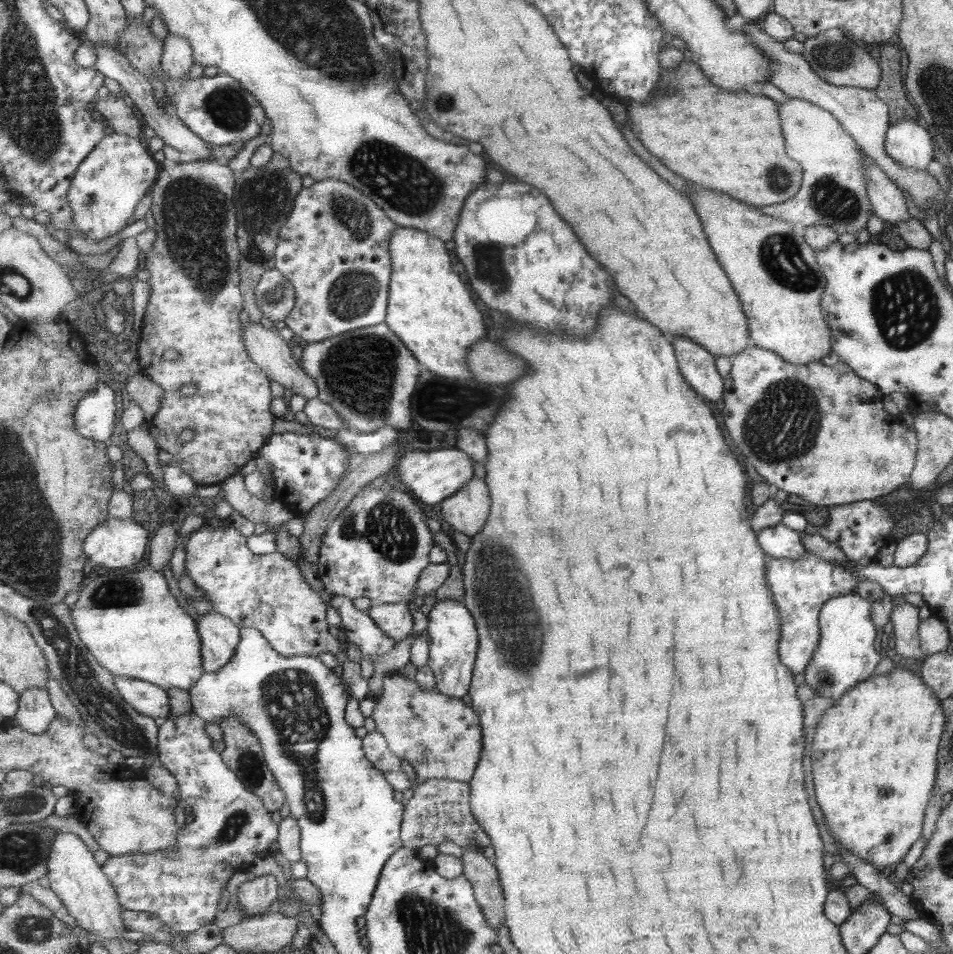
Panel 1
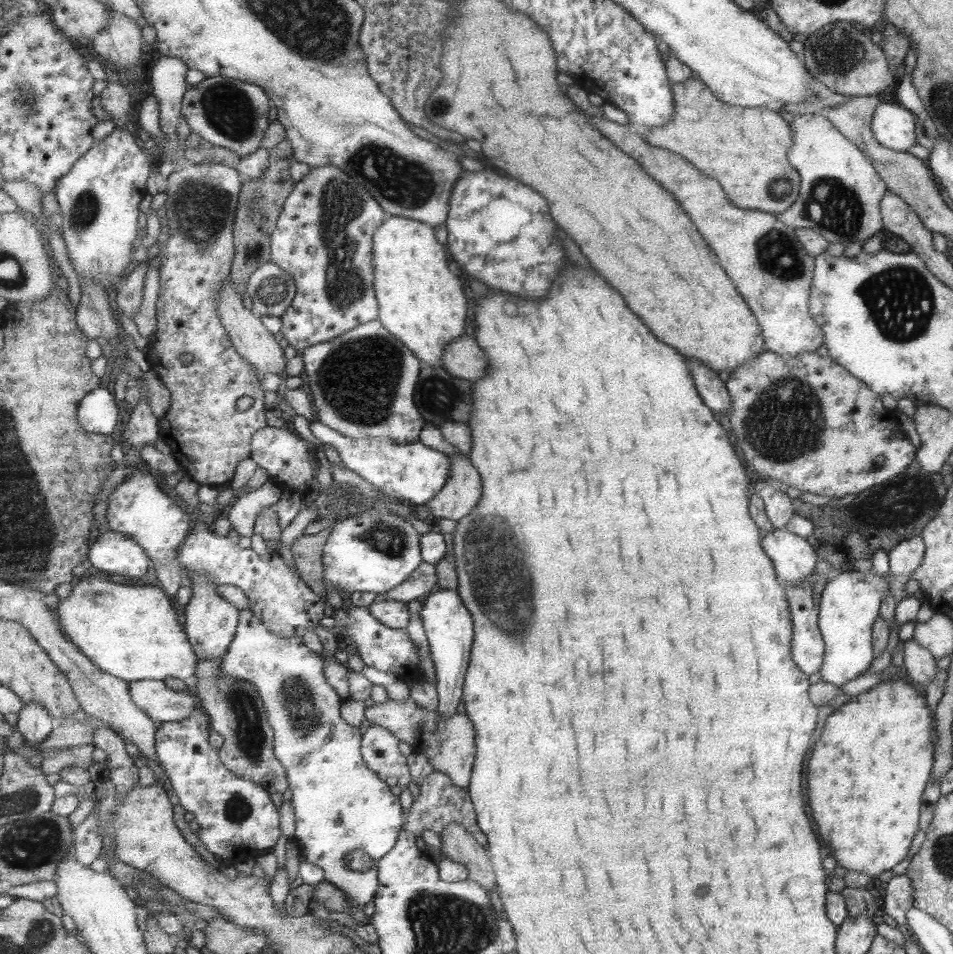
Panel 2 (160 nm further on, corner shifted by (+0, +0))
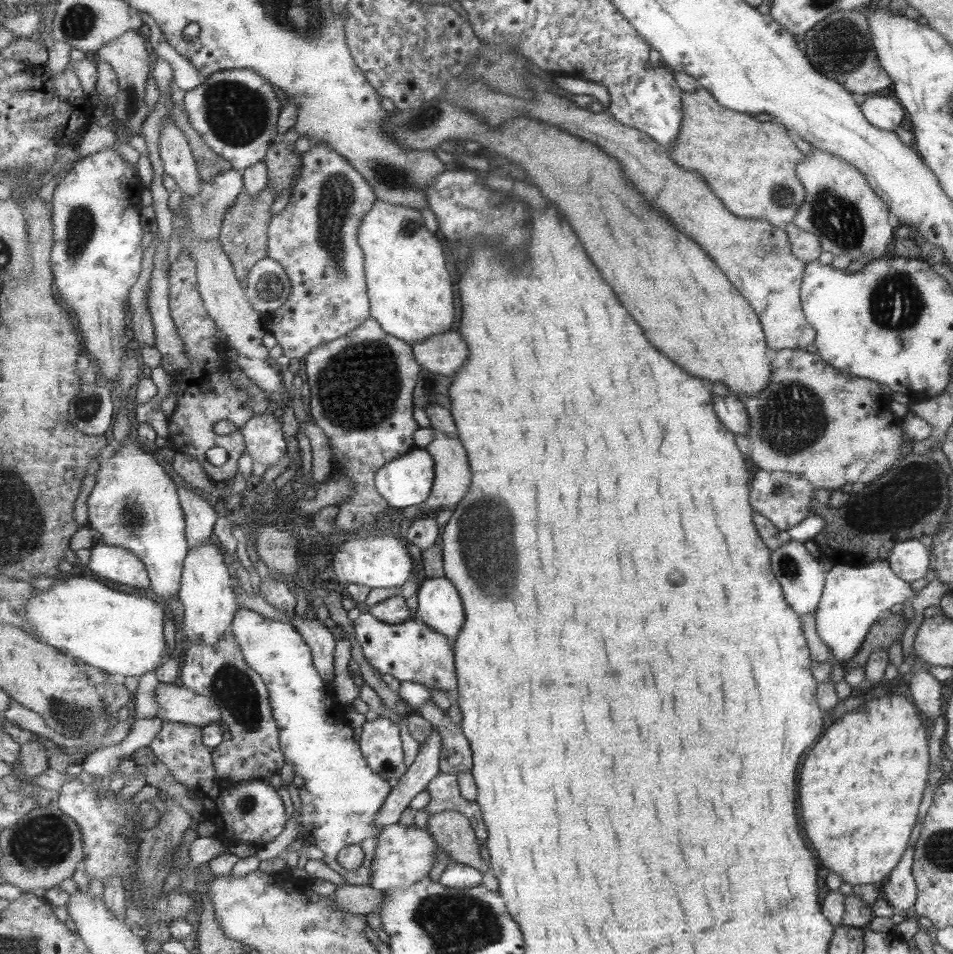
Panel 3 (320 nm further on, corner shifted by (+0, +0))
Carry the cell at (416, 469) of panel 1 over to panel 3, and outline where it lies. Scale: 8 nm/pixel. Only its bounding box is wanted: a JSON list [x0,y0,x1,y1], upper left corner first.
[376,448,436,513]

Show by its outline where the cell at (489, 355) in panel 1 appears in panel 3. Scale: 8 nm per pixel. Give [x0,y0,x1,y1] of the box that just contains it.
[412,331,469,377]

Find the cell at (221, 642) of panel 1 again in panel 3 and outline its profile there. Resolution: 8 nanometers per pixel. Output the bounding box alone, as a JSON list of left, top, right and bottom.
[179,535,240,646]

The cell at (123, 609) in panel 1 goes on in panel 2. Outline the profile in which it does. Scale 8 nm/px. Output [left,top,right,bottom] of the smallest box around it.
[58,580,199,701]

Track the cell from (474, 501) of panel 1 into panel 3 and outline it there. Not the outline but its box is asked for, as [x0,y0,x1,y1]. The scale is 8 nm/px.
[395,429,473,520]

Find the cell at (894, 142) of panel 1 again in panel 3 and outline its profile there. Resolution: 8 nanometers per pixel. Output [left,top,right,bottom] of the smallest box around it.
[860,93,903,132]

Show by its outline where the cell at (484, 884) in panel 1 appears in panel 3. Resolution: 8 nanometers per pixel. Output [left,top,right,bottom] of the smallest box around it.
[428,811,489,873]

